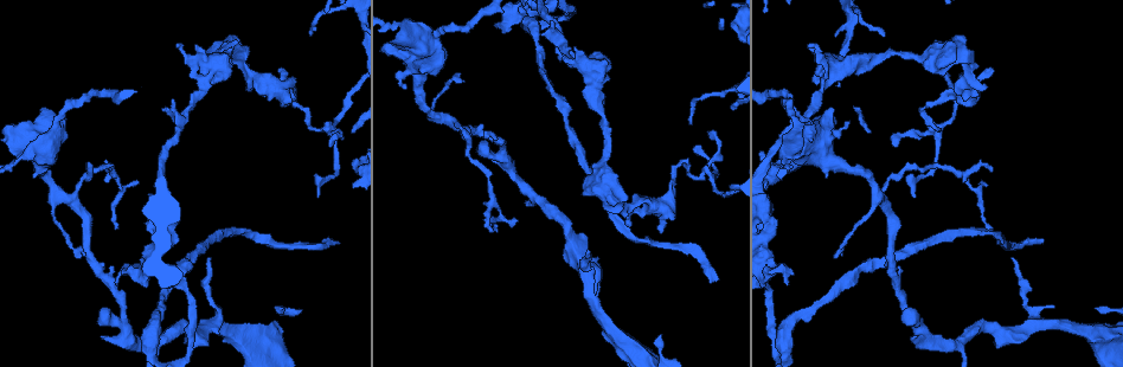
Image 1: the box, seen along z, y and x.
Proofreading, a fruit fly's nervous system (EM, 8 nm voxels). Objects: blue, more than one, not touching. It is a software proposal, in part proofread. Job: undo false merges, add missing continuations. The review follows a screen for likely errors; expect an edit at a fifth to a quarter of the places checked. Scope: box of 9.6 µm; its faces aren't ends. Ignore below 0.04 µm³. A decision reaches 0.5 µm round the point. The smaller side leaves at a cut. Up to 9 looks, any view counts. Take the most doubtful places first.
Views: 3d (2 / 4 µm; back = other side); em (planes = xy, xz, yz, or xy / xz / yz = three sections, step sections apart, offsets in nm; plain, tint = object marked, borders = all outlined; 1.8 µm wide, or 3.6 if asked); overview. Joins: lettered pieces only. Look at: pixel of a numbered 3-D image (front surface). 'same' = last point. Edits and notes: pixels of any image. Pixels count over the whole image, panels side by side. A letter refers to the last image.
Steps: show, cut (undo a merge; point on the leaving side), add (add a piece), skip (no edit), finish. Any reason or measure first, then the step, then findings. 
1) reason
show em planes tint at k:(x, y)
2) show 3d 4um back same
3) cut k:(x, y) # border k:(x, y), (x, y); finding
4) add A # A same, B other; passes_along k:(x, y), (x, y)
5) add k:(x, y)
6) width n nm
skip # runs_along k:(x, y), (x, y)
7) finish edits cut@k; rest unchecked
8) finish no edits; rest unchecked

sharp bend
show 3d 2um back at 1:(328, 128)

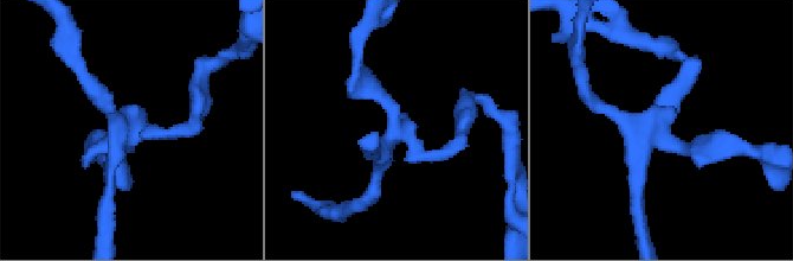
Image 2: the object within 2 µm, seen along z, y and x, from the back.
need the tissue
show em planes plain at 2:(123, 130)

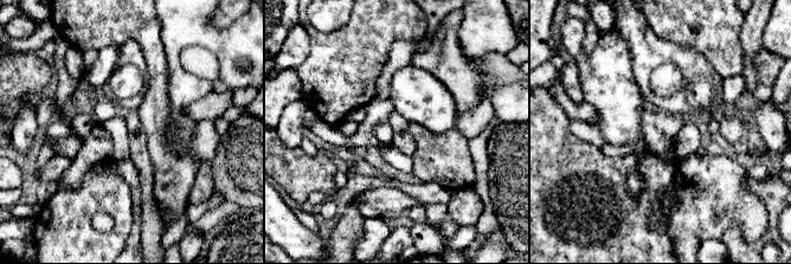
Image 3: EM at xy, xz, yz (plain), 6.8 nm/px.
show em planes borders same

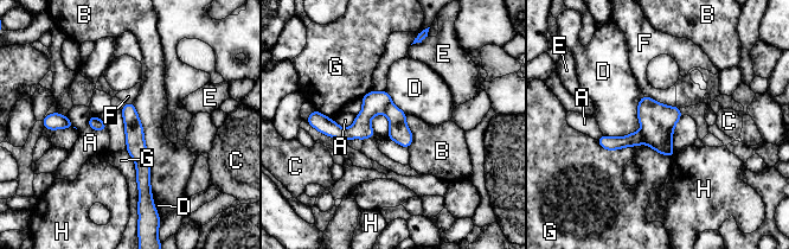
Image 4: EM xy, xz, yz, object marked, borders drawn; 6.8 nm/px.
longest_contact B 650 nm
cut 4:(399, 132) # A other, B other, C other, D other, E other, F other, G other, H other; part_leaving 4:(128, 106), (142, 161), (141, 193); two cells meet here

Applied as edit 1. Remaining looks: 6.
calibre changes
show em planes tint at 1:(210, 75)

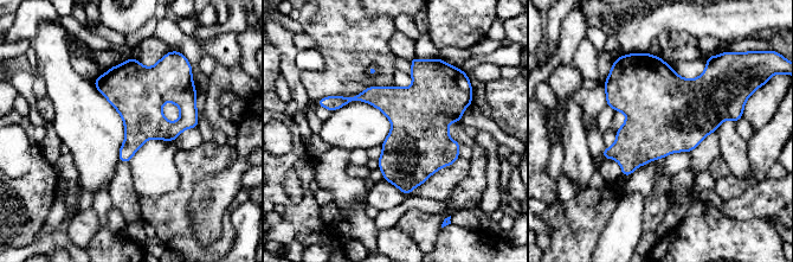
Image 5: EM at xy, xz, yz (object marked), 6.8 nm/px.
see the neighbours
show em planes borders same

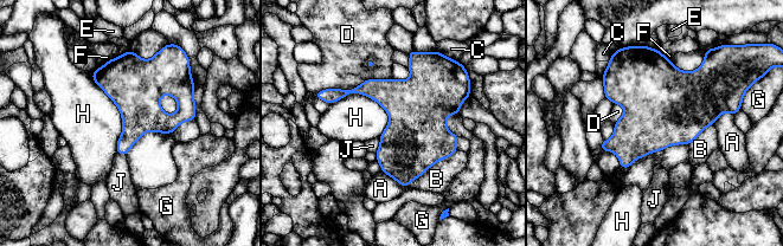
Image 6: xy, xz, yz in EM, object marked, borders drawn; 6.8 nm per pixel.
width 280 nm
skip # A other, B other, C other, D other, E other, F other, G other, H other, J other; border 6:(331, 103), (363, 94), (390, 121); all the same cell

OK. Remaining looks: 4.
long arm stops here
show 3d 2um at 1:(338, 243)

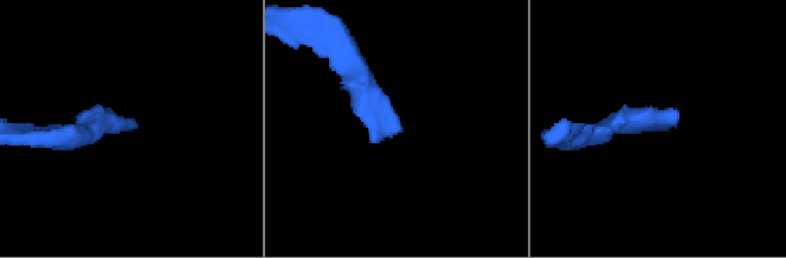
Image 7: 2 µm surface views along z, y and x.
show em planes tint at 7:(131, 127)

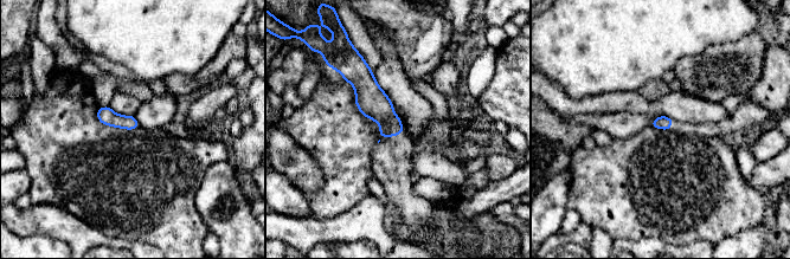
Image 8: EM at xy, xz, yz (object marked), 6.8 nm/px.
see the neighbours
show em planes borders same

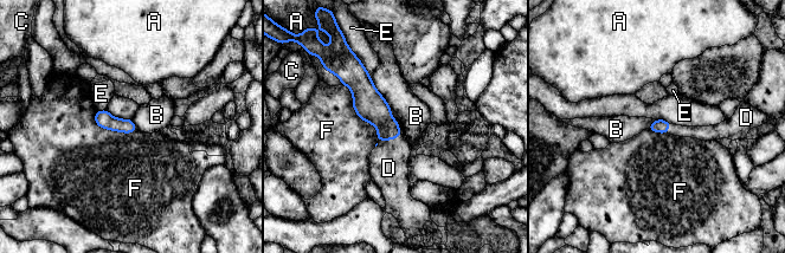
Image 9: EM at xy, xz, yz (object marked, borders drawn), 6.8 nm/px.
add D # A other, B other, C other, D same, E other, F other; passes_along 9:(372, 106), (387, 140), (388, 168); the cell continues

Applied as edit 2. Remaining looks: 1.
thin end
show em planes borders at 1:(992, 170)

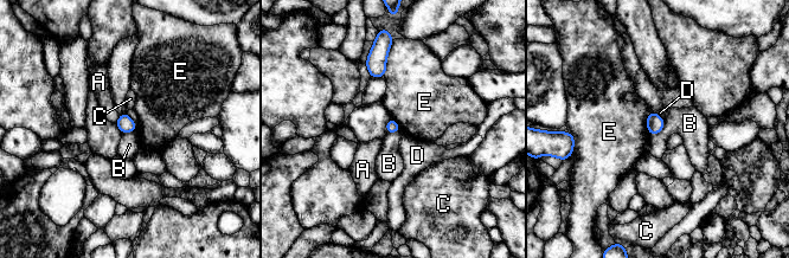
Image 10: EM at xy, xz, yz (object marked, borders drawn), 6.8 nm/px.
width 80 nm
skip # A other, B other, C other, D other, E other; border 10:(665, 120), (665, 126), (650, 135); none of them fits

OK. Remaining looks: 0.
finish edits cut@4, add@9; rest unchecked

